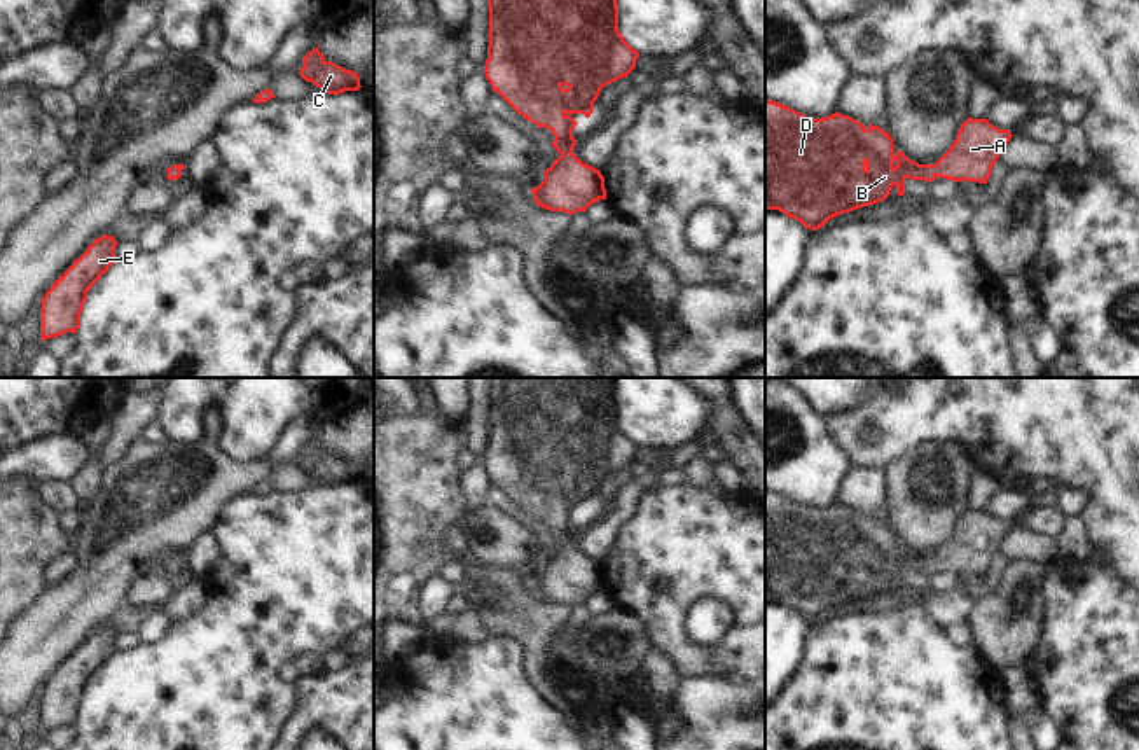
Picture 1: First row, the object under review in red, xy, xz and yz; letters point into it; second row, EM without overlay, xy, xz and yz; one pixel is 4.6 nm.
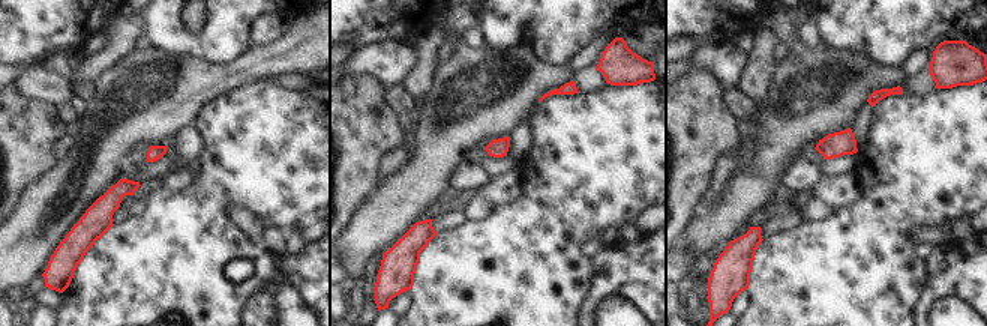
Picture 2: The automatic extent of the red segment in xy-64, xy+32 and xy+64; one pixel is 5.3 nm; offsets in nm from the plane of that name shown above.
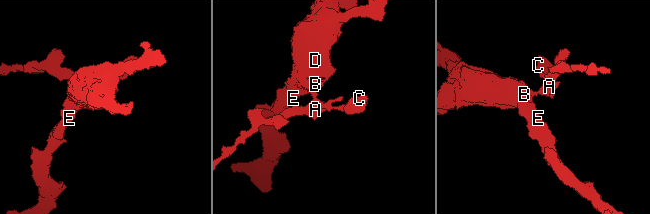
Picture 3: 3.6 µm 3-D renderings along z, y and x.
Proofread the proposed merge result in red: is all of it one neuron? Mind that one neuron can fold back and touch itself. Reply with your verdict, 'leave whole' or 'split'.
leave whole

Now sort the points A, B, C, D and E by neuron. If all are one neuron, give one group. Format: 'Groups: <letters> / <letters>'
Groups: A B C D E.

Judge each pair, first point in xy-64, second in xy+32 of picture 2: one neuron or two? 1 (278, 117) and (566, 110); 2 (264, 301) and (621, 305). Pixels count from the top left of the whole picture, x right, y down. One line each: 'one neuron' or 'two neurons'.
1: one neuron
2: two neurons

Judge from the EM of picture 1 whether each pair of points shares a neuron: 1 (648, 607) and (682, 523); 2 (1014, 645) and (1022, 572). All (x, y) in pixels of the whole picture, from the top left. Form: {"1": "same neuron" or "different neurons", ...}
{"1": "same neuron", "2": "same neuron"}

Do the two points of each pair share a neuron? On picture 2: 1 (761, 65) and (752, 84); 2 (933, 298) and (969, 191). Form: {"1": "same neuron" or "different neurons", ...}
{"1": "same neuron", "2": "different neurons"}

